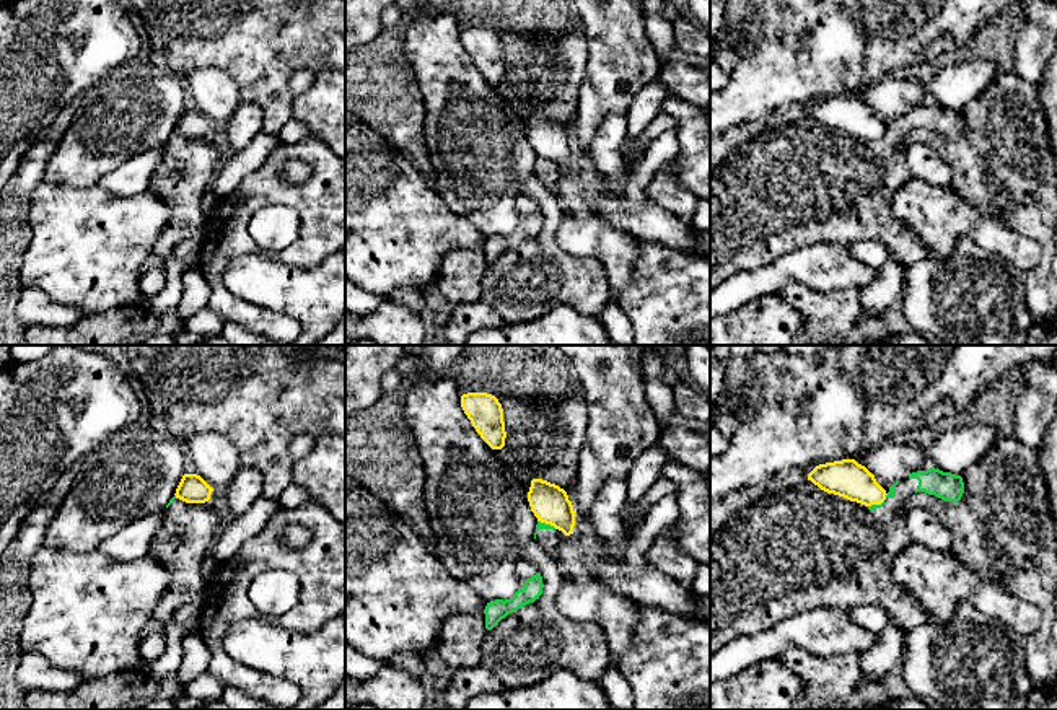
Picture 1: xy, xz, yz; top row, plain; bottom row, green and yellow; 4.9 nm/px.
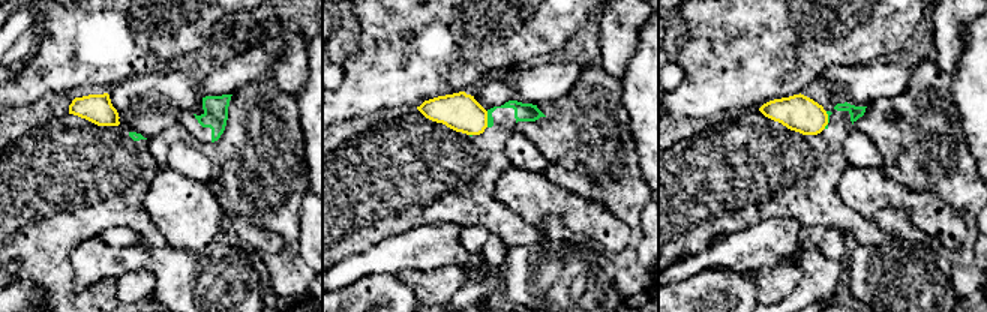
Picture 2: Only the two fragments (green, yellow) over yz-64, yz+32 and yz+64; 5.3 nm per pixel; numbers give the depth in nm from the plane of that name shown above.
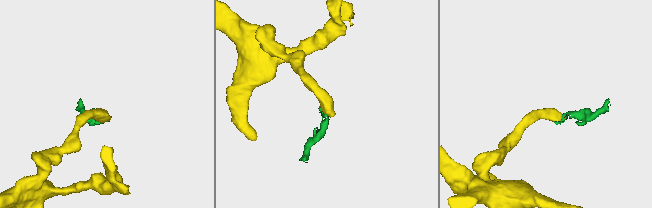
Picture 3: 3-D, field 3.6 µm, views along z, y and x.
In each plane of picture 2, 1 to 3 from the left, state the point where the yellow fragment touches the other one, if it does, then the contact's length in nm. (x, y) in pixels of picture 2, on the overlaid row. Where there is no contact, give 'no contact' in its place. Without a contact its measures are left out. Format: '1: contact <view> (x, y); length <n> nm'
1: no contact
2: contact yz+32 (488, 119); length 90 nm
3: contact yz+64 (828, 120); length 100 nm

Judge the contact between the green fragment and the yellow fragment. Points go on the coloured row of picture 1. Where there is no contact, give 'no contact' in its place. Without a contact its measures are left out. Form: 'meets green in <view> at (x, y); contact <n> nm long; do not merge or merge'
meets green in xz at (548, 525); contact 100 nm long; do not merge

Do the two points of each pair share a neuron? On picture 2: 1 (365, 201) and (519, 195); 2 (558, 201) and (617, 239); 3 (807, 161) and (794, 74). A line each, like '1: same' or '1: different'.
1: different
2: same
3: different

